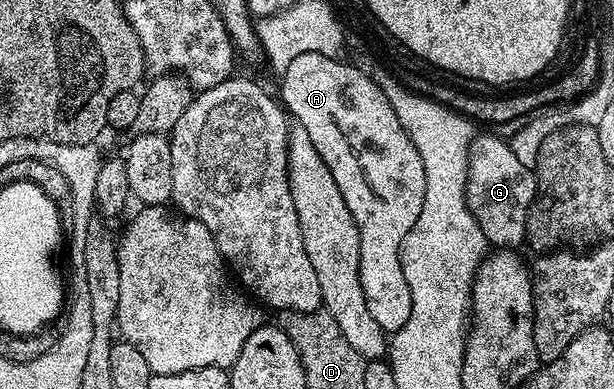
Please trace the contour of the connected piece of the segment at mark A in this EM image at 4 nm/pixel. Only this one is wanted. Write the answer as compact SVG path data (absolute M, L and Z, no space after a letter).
M305 52L305 56L297 56L297 60L285 68L280 82L283 83L279 86L278 97L284 111L298 126L305 128L305 132L309 132L313 148L321 152L321 160L325 160L329 172L333 172L333 180L337 180L337 188L341 188L341 196L345 196L349 212L353 212L353 220L361 236L359 275L367 307L373 320L381 324L384 334L393 335L405 328L405 320L409 320L411 311L411 293L399 249L409 228L413 228L413 224L417 224L417 216L421 216L421 204L425 204L425 164L421 164L421 152L417 152L407 130L401 128L395 106L389 104L382 88L350 61Z

